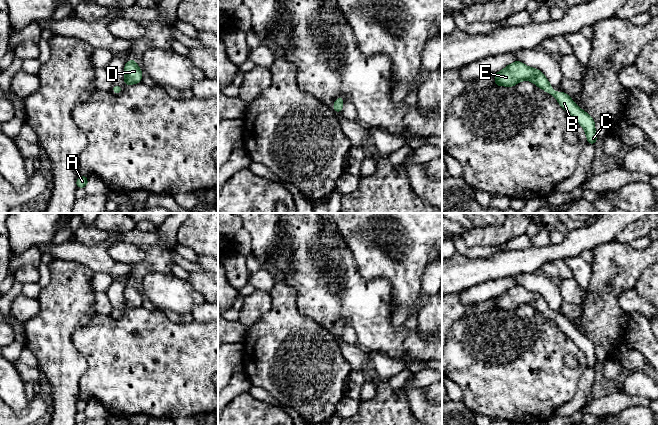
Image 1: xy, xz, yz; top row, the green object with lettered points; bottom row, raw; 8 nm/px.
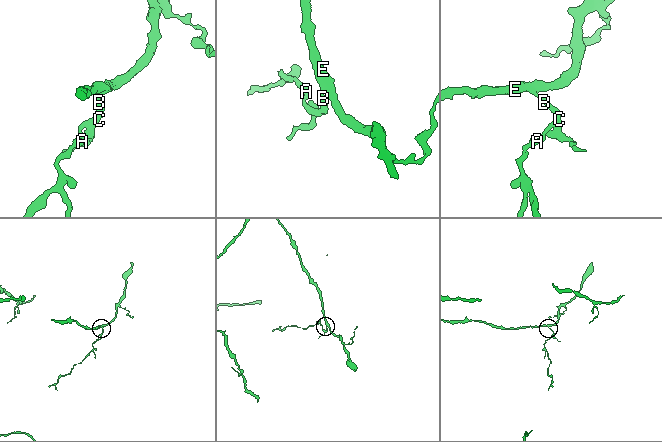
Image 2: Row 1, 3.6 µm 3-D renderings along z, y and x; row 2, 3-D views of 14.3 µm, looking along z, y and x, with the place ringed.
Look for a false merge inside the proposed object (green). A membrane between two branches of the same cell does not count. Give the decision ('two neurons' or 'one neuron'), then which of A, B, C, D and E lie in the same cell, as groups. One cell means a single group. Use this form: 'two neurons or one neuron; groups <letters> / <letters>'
one neuron; groups A B C D E

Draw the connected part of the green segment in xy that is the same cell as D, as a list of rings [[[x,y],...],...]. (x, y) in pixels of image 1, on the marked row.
[[[134,57],[124,66],[124,82],[126,86],[142,82],[142,70],[136,64]]]

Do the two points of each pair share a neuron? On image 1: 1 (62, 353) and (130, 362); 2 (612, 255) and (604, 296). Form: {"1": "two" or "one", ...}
{"1": "two", "2": "one"}

